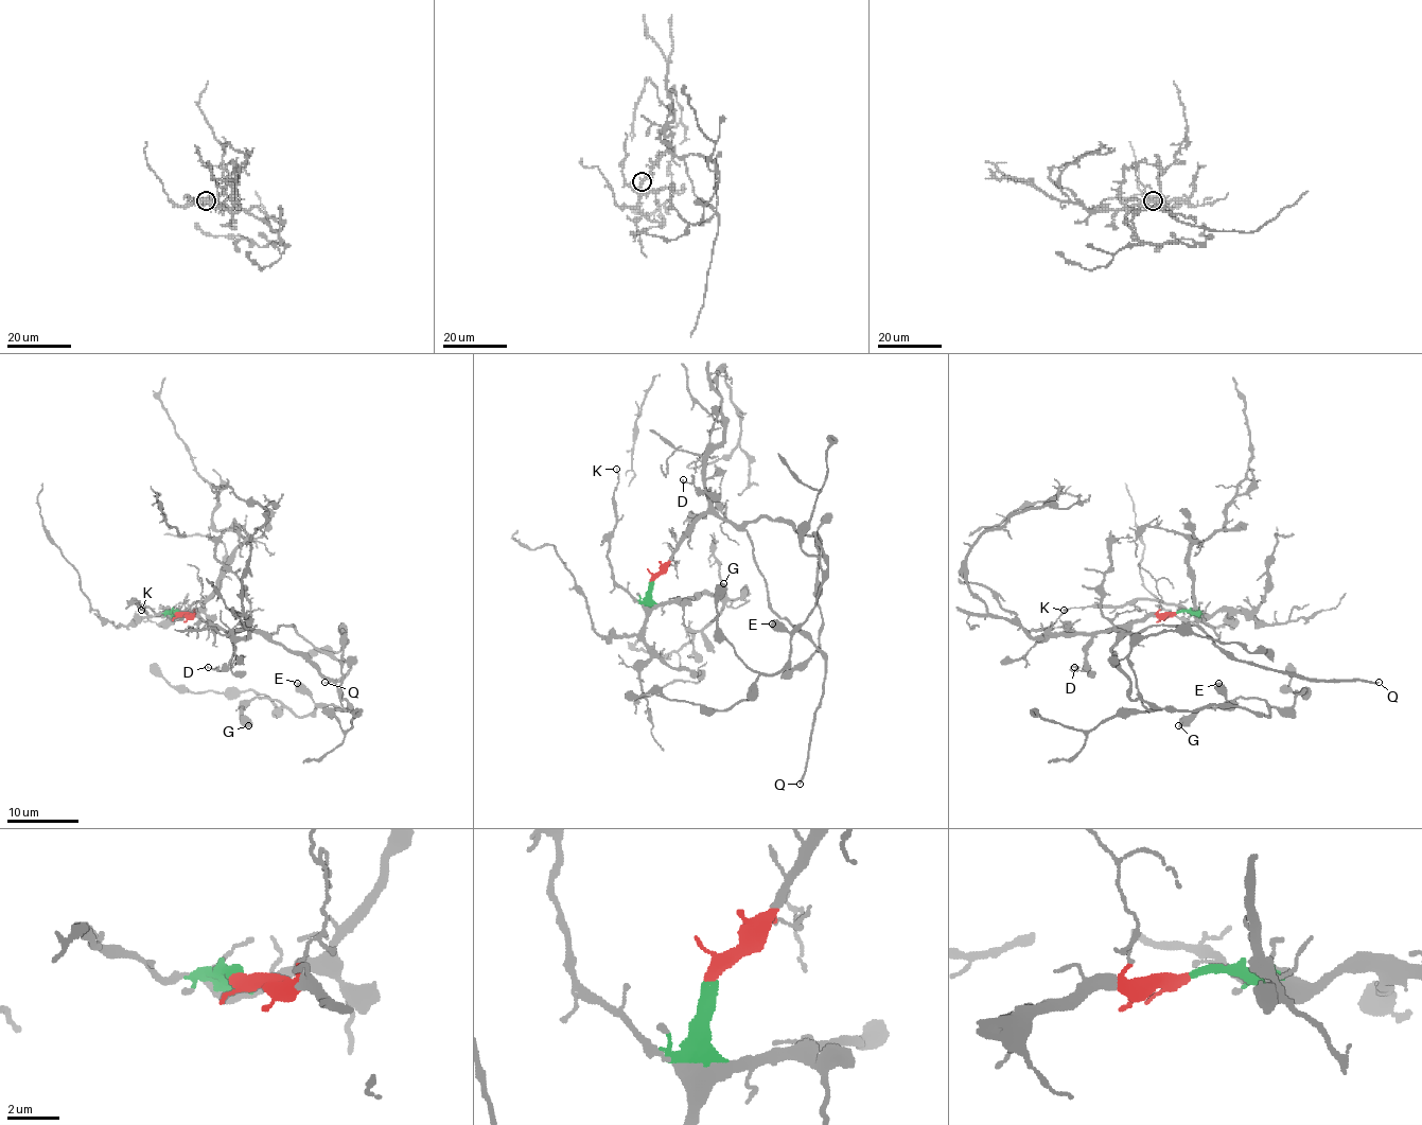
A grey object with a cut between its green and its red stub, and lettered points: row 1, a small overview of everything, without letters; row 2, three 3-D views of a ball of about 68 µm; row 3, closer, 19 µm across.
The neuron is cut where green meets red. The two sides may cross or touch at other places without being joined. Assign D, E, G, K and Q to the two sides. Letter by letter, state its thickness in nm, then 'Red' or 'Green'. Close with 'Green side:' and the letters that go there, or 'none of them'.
D: Thickness 140 nm. Red
E: Thickness 650 nm. Red
G: Thickness 550 nm. Red
K: Thickness 140 nm. Green
Q: Thickness 200 nm. Red
Green side: K

